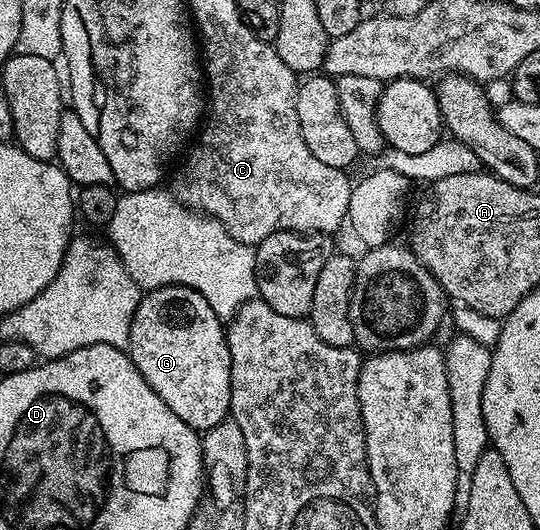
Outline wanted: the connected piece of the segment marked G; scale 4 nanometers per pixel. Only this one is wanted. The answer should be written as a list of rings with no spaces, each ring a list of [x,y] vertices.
[[[179,284],[151,288],[139,299],[136,314],[132,318],[128,355],[136,370],[156,390],[156,394],[188,426],[201,434],[212,426],[224,422],[230,416],[230,351],[226,341],[224,321],[208,306],[208,302],[196,290]]]

